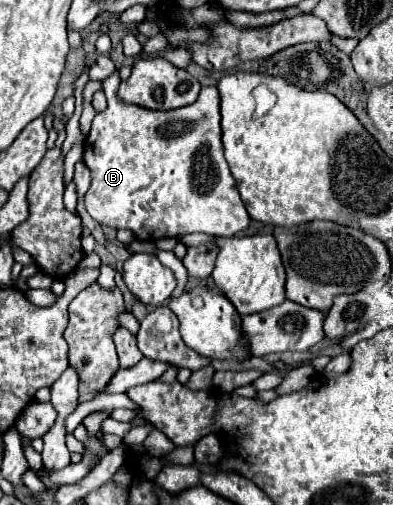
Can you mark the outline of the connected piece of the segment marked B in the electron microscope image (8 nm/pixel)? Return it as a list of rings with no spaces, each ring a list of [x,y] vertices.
[[[116,73],[104,79],[108,107],[94,117],[92,129],[84,141],[84,163],[92,171],[92,185],[84,195],[84,205],[92,219],[102,227],[130,229],[138,239],[146,241],[180,237],[184,233],[232,237],[244,231],[250,223],[250,215],[242,205],[234,177],[224,159],[218,89],[202,87],[198,99],[192,105],[156,111],[120,101],[118,85],[120,79]]]

